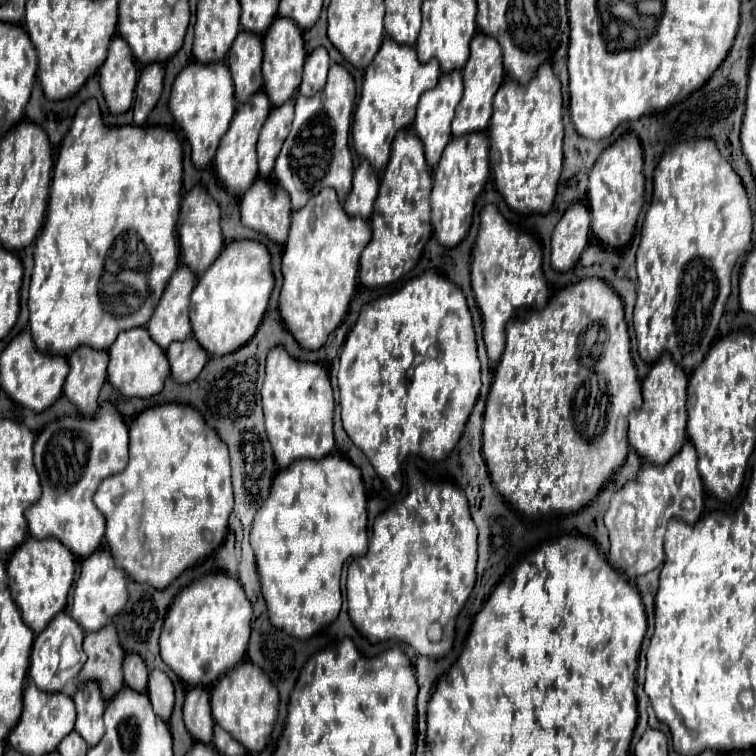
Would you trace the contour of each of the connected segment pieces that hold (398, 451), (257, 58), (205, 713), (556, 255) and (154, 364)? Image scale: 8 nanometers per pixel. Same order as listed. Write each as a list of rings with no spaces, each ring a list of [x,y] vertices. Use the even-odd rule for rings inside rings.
[[[425,271],[405,283],[401,291],[379,297],[363,305],[355,327],[349,331],[337,374],[341,391],[343,427],[351,441],[367,455],[377,475],[387,483],[389,491],[401,489],[401,463],[407,455],[419,453],[425,459],[443,459],[459,441],[467,417],[479,397],[481,363],[467,299],[455,283]],[[381,323],[391,329],[391,349],[395,349],[395,369],[399,369],[399,387],[389,387],[387,355],[381,337]],[[429,347],[439,347],[439,357],[431,369],[423,369],[421,379],[409,381],[407,373],[417,353],[425,355]]]
[[[241,29],[227,53],[227,65],[233,75],[237,103],[245,103],[255,91],[263,87],[261,57],[263,57],[261,37],[251,37],[251,33],[243,33]]]
[[[187,689],[185,705],[183,705],[183,719],[187,731],[201,743],[211,743],[213,737],[213,717],[209,705],[209,691],[207,689]]]
[[[581,201],[573,203],[563,213],[563,217],[559,219],[559,223],[555,225],[553,235],[551,235],[551,267],[555,271],[569,271],[579,261],[581,251],[589,243],[589,223],[591,223],[591,219],[589,219],[589,207],[585,203],[581,203]]]
[[[145,327],[127,329],[119,333],[115,343],[109,349],[109,367],[107,379],[109,383],[121,391],[125,397],[151,397],[163,389],[163,383],[169,375],[169,361],[163,349],[151,341],[151,335]]]

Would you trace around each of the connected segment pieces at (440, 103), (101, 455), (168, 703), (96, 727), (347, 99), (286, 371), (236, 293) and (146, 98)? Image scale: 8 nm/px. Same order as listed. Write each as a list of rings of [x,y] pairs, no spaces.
[[[453,69],[451,73],[441,73],[439,85],[435,85],[435,89],[429,89],[427,93],[423,93],[423,97],[419,99],[417,117],[413,121],[413,131],[425,145],[425,157],[427,157],[427,163],[431,169],[435,169],[445,145],[451,141],[451,119],[453,119],[455,107],[461,101],[461,97],[463,97],[461,69]]]
[[[111,401],[99,405],[95,417],[59,417],[35,441],[35,469],[43,495],[27,509],[29,533],[35,539],[57,537],[75,557],[87,557],[103,543],[105,521],[93,505],[93,495],[105,477],[121,473],[127,465],[129,427]]]
[[[153,669],[149,673],[149,683],[147,683],[147,695],[153,703],[153,709],[155,713],[169,721],[171,717],[171,709],[173,709],[173,685],[169,681],[169,677],[159,671],[159,669]]]
[[[85,681],[83,685],[77,687],[73,701],[77,707],[75,731],[87,741],[89,747],[93,747],[105,733],[103,723],[105,701],[103,697],[99,697],[99,685],[91,685],[91,681]]]
[[[339,63],[331,65],[327,85],[319,93],[315,93],[315,97],[295,97],[295,119],[291,133],[285,139],[281,155],[277,157],[273,169],[273,179],[289,193],[293,209],[301,209],[309,201],[309,197],[319,193],[323,187],[333,187],[339,199],[345,201],[353,177],[353,155],[349,149],[353,105],[355,79]]]
[[[283,345],[271,349],[267,355],[261,403],[267,437],[273,447],[275,463],[281,469],[295,459],[321,459],[333,451],[333,387],[325,367],[319,363],[293,359]]]
[[[253,239],[231,241],[223,247],[223,253],[215,259],[215,265],[197,279],[197,285],[191,293],[189,317],[193,327],[193,337],[207,349],[211,355],[227,355],[243,347],[257,331],[275,279],[271,271],[271,255],[267,247]]]
[[[149,63],[141,69],[137,89],[135,89],[135,125],[143,125],[149,111],[155,107],[163,91],[163,65]]]

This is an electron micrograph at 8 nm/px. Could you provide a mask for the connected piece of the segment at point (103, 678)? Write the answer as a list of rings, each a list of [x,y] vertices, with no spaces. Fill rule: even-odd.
[[[105,625],[95,633],[87,633],[83,649],[87,653],[87,661],[81,669],[81,677],[99,679],[103,697],[111,699],[123,687],[121,661],[125,657],[115,627]]]

